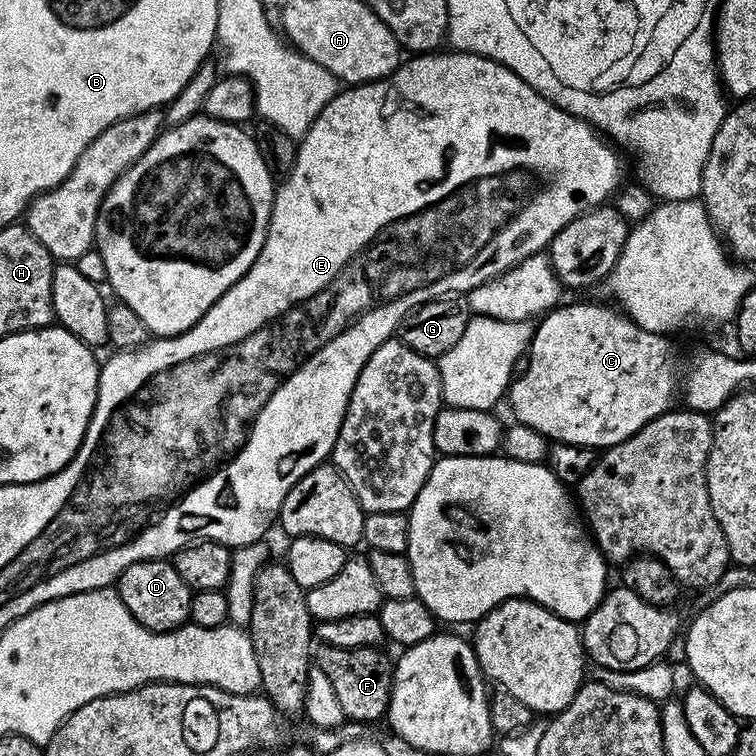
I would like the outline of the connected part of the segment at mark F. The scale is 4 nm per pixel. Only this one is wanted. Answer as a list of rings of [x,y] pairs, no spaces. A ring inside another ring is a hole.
[[[320,644],[314,652],[315,667],[326,674],[334,695],[338,697],[338,706],[342,706],[342,714],[352,722],[369,722],[368,720],[383,721],[388,715],[390,698],[392,697],[392,673],[394,671],[393,657],[388,657],[380,648],[343,648]]]

